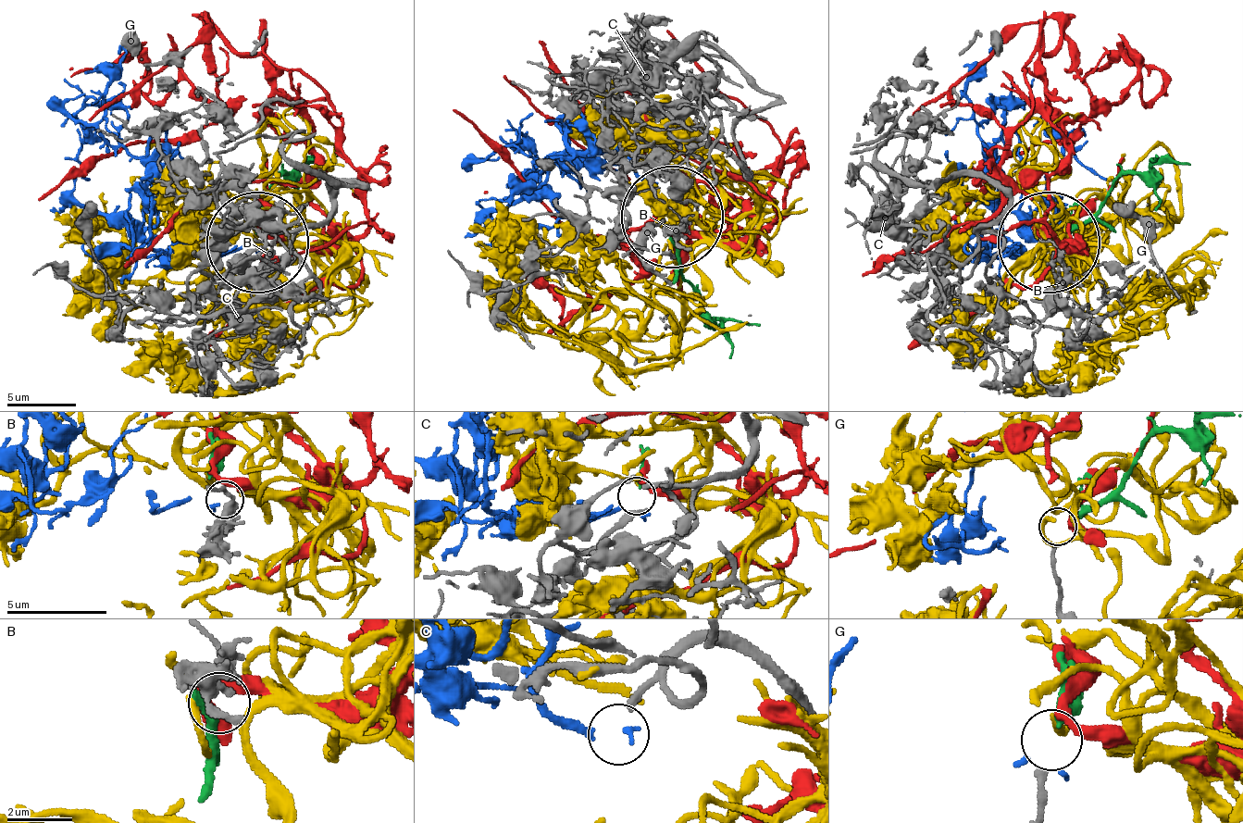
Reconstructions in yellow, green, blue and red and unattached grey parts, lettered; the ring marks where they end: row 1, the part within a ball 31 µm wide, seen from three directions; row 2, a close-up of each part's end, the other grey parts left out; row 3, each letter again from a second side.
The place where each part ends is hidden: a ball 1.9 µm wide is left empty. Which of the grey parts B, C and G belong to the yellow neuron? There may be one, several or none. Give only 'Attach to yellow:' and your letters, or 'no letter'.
Attach to yellow: no letter

